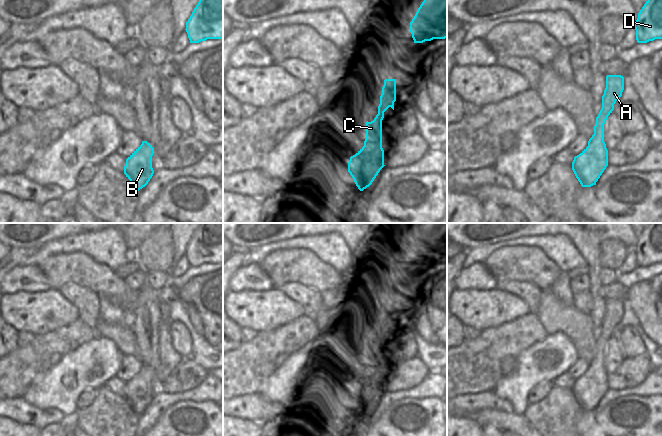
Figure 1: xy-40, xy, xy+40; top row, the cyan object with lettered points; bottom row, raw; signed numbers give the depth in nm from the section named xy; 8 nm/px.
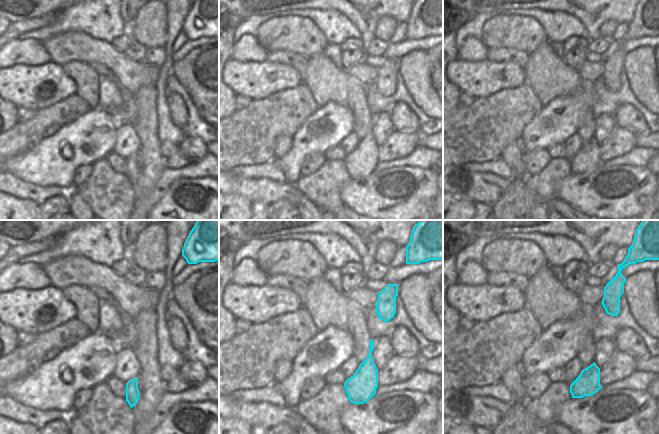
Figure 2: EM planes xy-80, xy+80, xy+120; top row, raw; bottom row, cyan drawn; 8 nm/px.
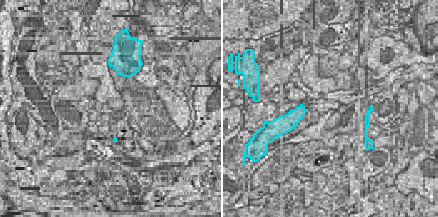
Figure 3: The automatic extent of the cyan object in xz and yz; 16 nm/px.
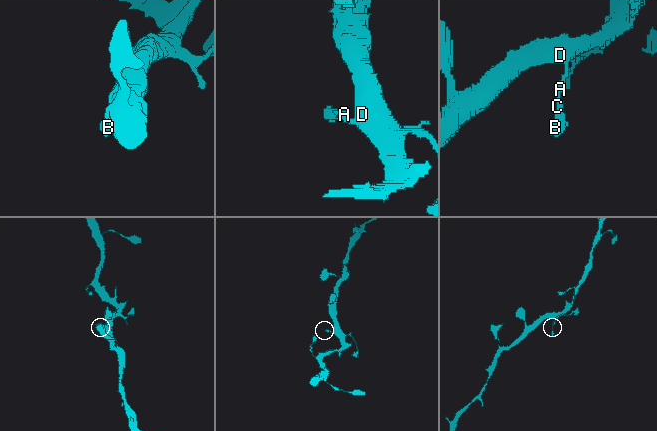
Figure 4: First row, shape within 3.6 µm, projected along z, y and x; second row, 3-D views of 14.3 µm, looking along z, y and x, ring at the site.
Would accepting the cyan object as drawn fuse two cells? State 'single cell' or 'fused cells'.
single cell

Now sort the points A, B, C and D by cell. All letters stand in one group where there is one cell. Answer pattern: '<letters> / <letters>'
A B C D

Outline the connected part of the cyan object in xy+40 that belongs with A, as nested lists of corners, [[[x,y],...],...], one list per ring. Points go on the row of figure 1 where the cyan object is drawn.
[[[607,75],[606,88],[602,96],[602,108],[596,117],[594,134],[588,146],[572,162],[572,170],[582,187],[591,187],[608,166],[608,150],[604,142],[604,124],[614,110],[614,104],[622,96],[624,77]]]

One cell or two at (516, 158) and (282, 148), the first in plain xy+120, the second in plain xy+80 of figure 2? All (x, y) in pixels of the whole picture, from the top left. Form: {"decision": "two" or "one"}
{"decision": "one"}

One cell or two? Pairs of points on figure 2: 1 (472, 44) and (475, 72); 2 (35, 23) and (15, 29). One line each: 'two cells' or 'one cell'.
1: two cells
2: one cell

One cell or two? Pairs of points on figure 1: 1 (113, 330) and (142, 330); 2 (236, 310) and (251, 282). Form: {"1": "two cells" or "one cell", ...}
{"1": "two cells", "2": "two cells"}

